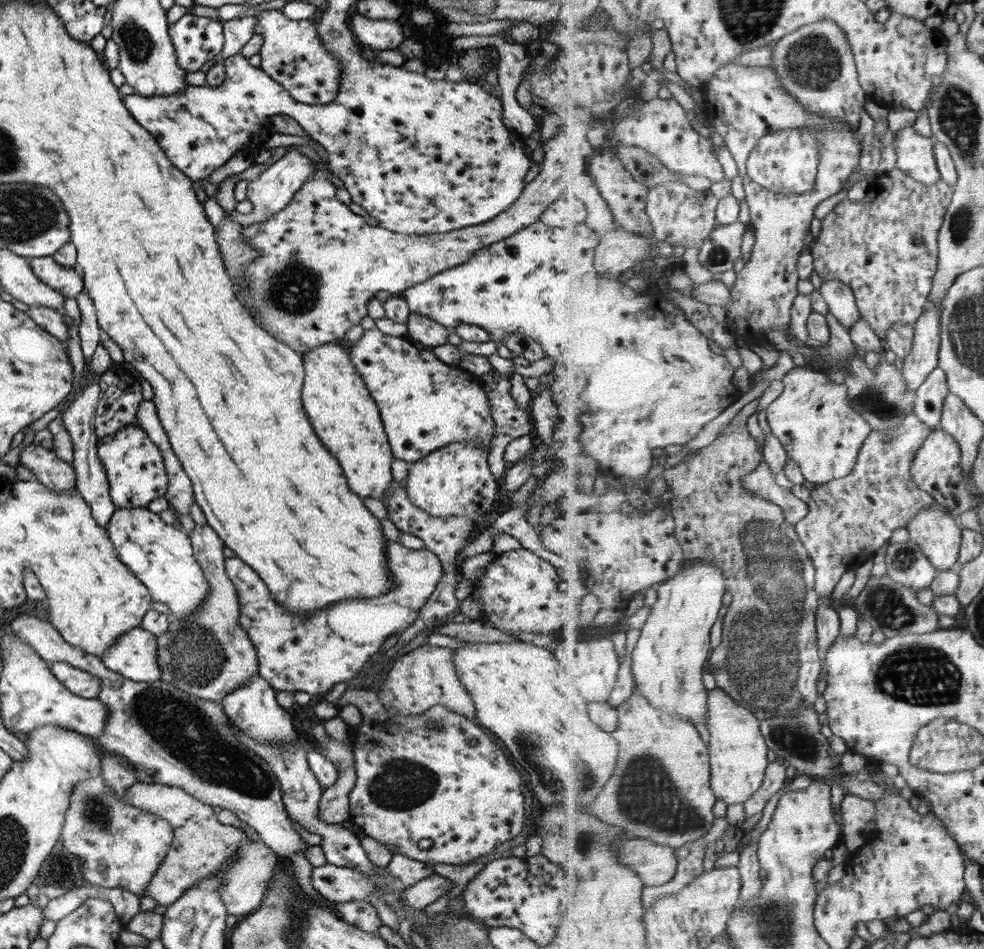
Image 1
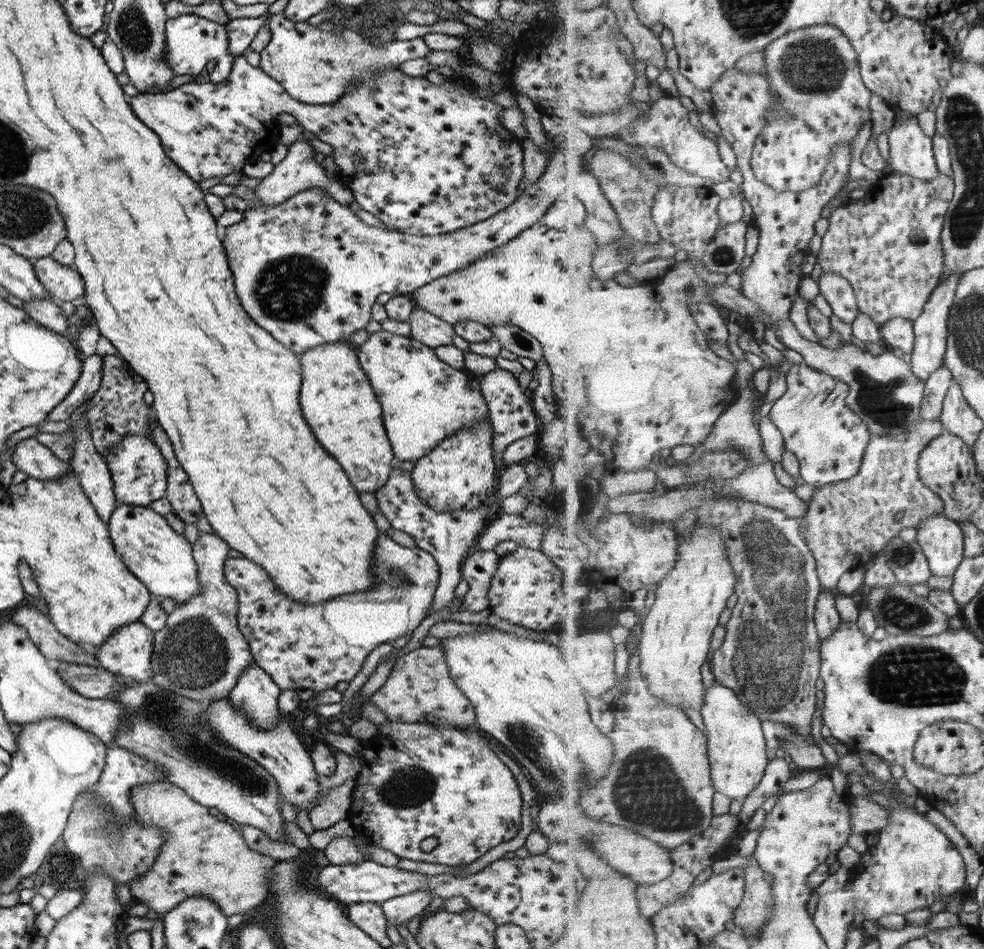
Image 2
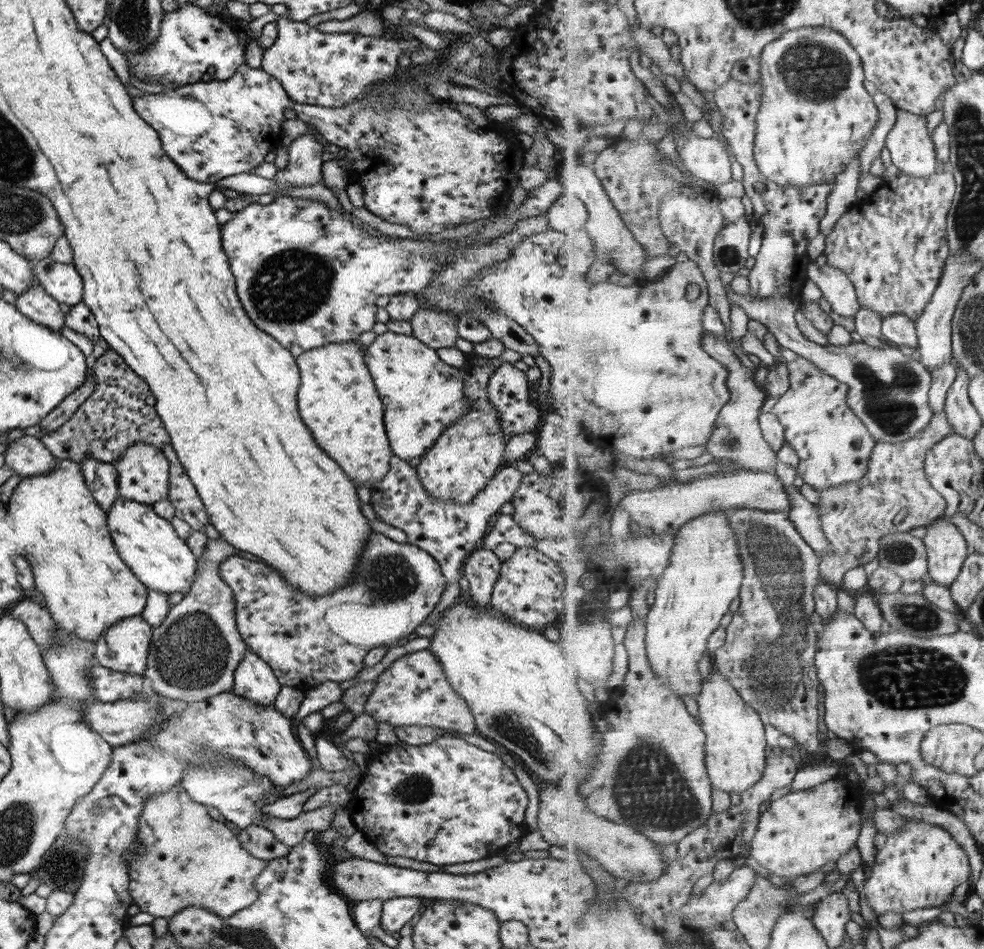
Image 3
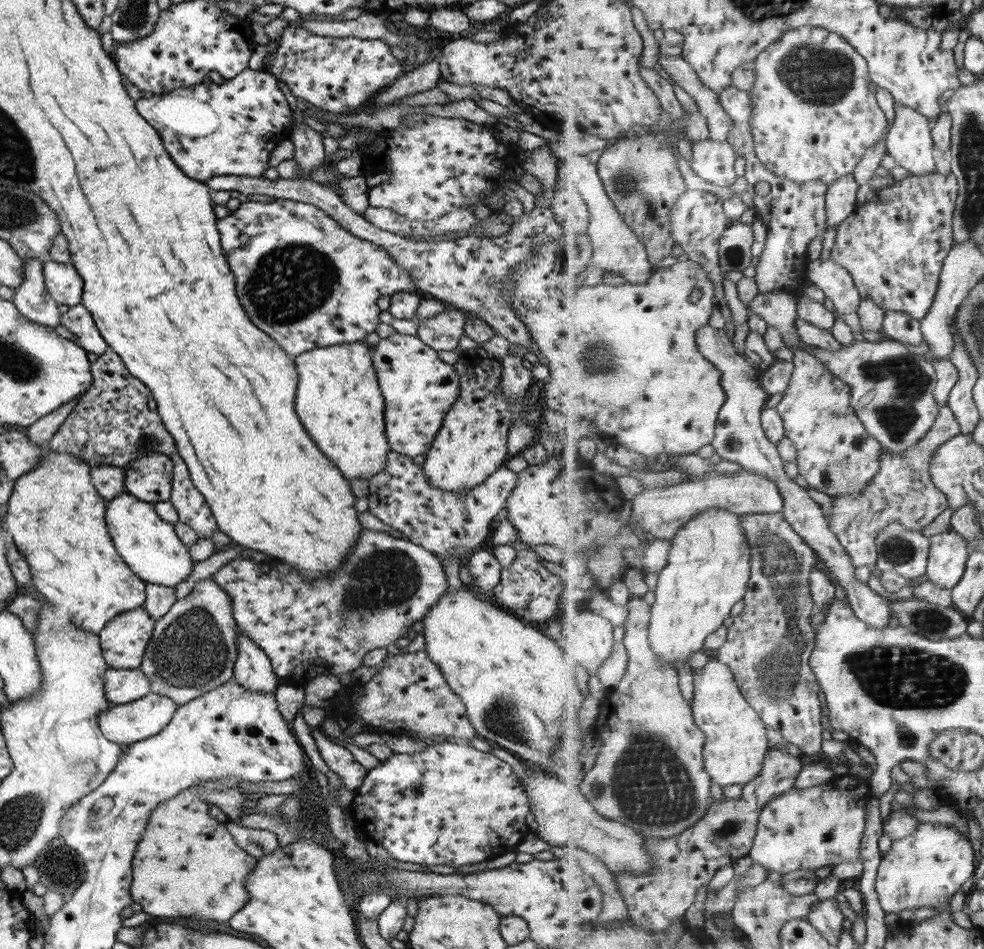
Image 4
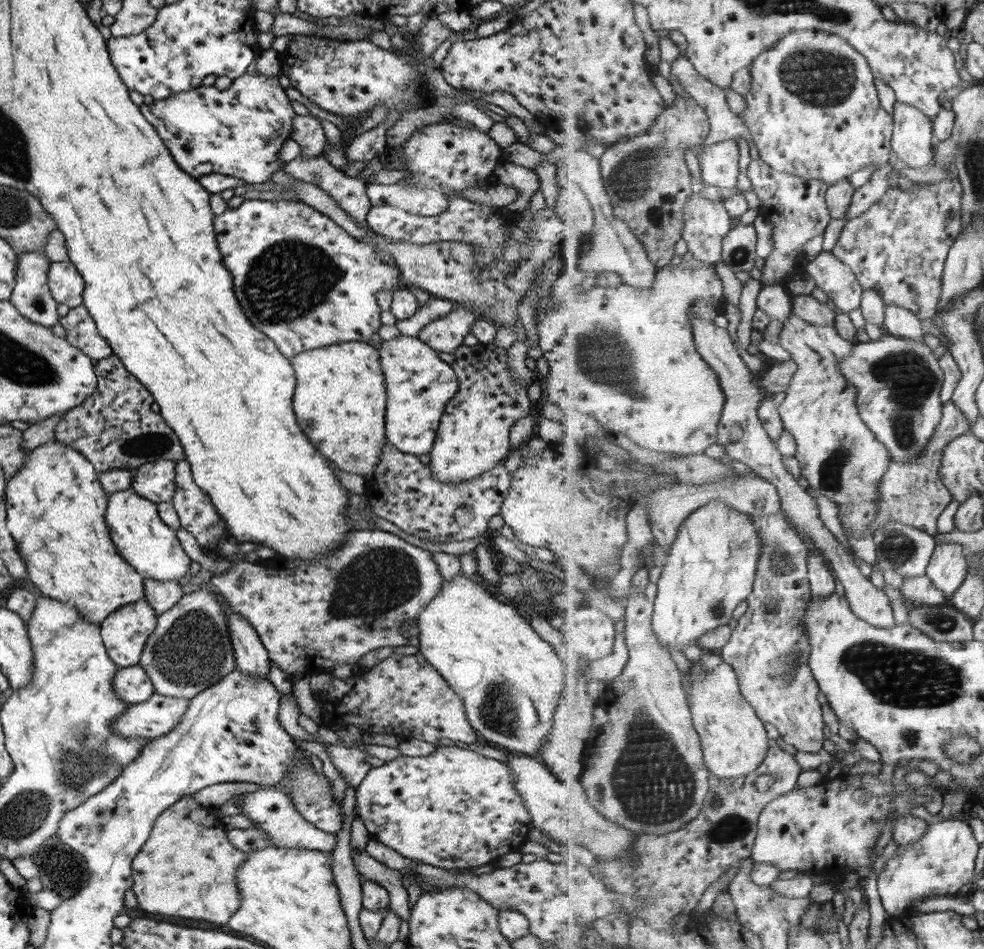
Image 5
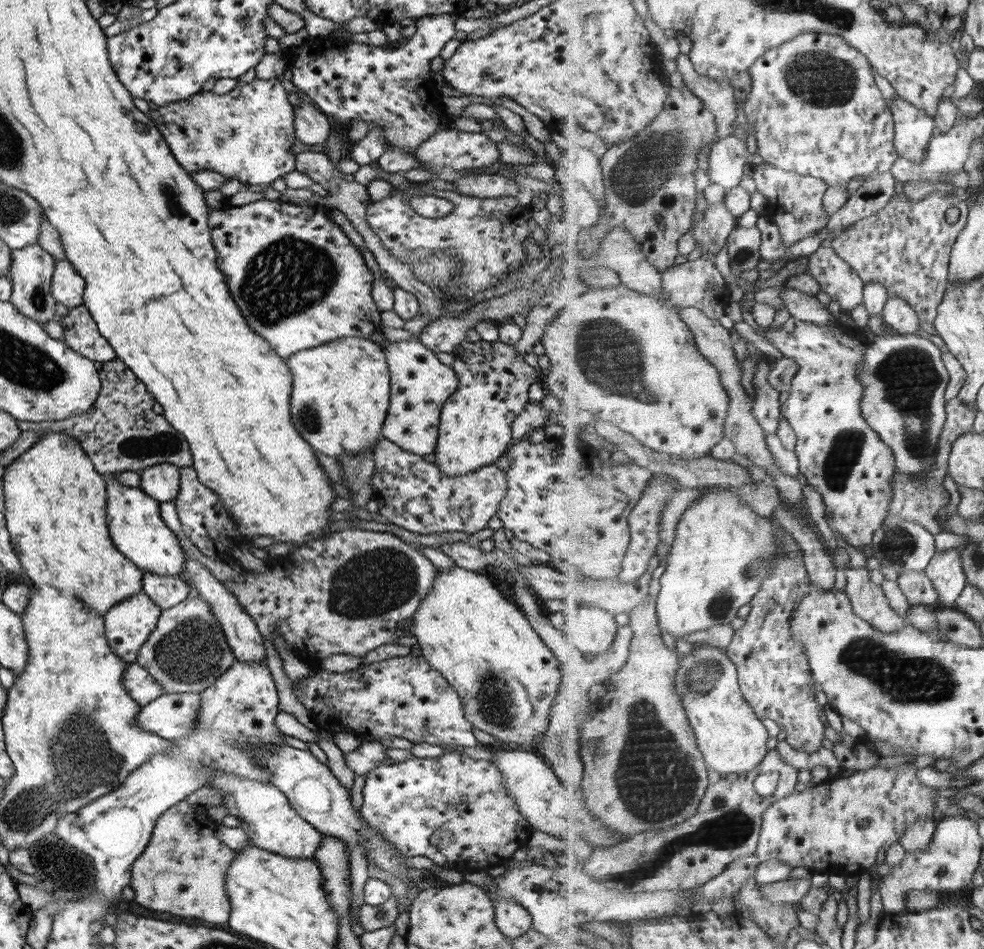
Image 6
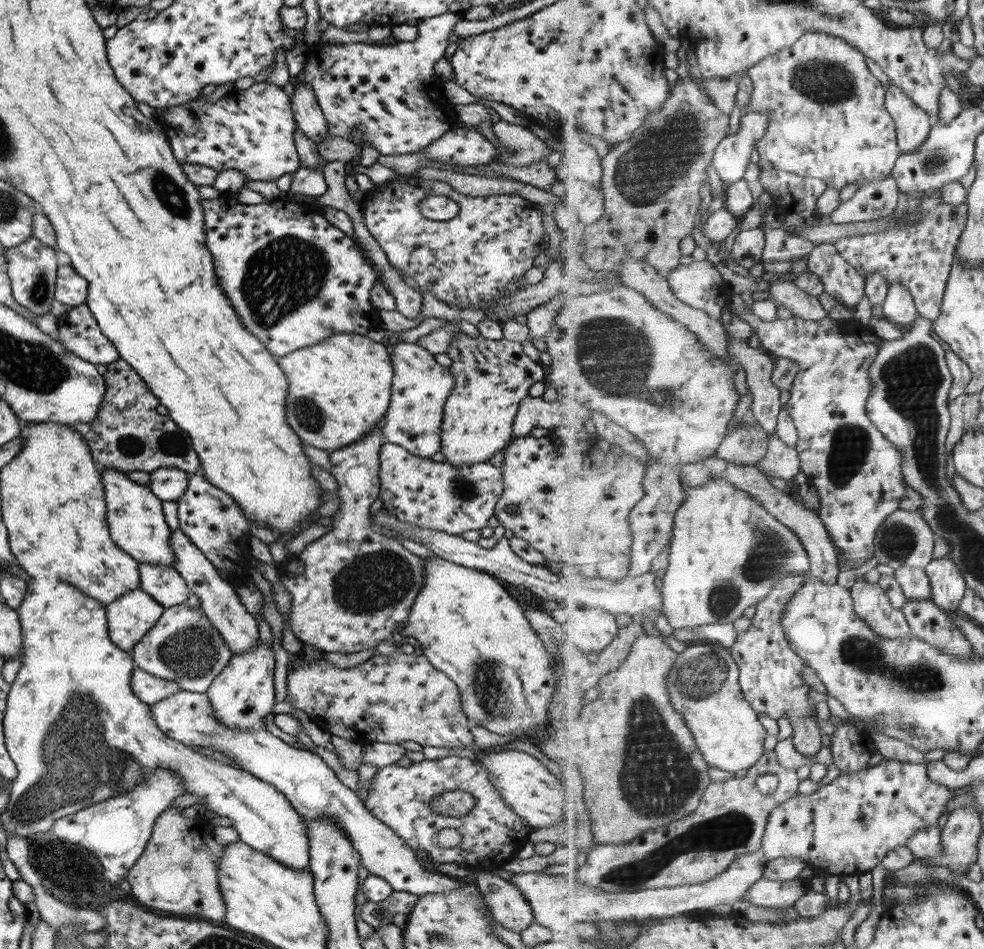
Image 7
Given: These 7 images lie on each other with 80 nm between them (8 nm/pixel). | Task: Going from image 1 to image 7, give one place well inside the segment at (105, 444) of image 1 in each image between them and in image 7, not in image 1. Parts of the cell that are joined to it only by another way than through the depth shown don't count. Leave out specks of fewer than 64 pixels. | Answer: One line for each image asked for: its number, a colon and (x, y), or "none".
2: (138, 471)
3: (142, 470)
4: (148, 478)
5: (153, 480)
6: (161, 481)
7: (167, 484)

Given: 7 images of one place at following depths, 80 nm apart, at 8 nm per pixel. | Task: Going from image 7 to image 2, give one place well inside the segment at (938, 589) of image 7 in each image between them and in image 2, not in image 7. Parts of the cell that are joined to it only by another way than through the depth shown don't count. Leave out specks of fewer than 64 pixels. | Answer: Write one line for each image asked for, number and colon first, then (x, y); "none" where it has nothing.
2: (942, 538)
3: (948, 550)
4: (948, 560)
5: (948, 568)
6: (946, 570)

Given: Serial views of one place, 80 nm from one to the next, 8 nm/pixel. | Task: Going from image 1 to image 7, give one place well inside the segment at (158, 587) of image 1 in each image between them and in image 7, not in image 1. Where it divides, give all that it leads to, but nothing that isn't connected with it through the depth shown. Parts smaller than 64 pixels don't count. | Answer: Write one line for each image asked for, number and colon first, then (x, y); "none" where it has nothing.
2: (159, 557)
3: (147, 544)
4: (148, 545)
5: (150, 547)
6: (135, 527)
7: (134, 517)

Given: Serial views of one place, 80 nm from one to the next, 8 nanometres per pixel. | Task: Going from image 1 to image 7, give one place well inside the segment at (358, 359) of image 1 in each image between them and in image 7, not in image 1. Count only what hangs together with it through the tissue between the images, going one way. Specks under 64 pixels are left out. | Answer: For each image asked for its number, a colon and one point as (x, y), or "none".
2: (422, 400)
3: (421, 395)
4: (418, 389)
5: (418, 385)
6: (419, 384)
7: (419, 388)

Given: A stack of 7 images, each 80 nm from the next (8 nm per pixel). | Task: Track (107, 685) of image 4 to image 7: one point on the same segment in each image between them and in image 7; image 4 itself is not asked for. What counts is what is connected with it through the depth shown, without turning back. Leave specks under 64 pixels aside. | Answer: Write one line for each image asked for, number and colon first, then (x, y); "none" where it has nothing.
5: (131, 684)
6: (141, 686)
7: (149, 689)

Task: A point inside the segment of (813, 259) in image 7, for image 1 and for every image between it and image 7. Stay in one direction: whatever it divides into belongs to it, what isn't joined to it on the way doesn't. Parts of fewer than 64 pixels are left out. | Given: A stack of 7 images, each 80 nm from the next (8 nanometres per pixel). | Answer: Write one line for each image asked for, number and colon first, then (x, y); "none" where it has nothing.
1: (840, 297)
2: (840, 294)
3: (837, 288)
4: (836, 282)
5: (838, 280)
6: (837, 277)

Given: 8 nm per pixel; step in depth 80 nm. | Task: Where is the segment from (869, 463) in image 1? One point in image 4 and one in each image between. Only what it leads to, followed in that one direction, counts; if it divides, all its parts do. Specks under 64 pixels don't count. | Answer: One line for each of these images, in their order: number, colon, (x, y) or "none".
2: (847, 524)
3: (895, 496)
4: (904, 492)

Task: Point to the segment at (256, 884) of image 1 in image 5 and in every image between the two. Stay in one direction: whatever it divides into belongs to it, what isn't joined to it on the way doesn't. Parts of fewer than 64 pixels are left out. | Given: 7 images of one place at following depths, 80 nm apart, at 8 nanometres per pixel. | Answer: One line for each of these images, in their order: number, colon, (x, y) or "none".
2: (201, 856)
3: (186, 856)
4: (186, 864)
5: (186, 868)

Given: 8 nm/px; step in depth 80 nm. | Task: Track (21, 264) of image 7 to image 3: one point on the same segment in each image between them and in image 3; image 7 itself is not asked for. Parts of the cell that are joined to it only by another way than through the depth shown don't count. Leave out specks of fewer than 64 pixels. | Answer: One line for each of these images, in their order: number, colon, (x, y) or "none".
3: (35, 304)
4: (30, 298)
5: (30, 295)
6: (31, 268)

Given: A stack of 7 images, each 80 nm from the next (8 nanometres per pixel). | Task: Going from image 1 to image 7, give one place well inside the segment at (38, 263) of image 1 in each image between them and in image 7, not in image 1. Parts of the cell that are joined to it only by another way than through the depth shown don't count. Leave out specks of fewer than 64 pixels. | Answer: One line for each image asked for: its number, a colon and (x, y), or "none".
2: (63, 283)
3: (60, 281)
4: (63, 284)
5: (65, 285)
6: (66, 287)
7: (70, 289)

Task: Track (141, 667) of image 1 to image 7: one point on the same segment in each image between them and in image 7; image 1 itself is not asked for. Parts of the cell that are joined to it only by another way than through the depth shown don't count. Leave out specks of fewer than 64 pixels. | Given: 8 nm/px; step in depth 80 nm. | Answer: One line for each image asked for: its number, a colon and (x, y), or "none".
2: (126, 652)
3: (122, 647)
4: (122, 640)
5: (124, 632)
6: (126, 625)
7: (128, 617)

